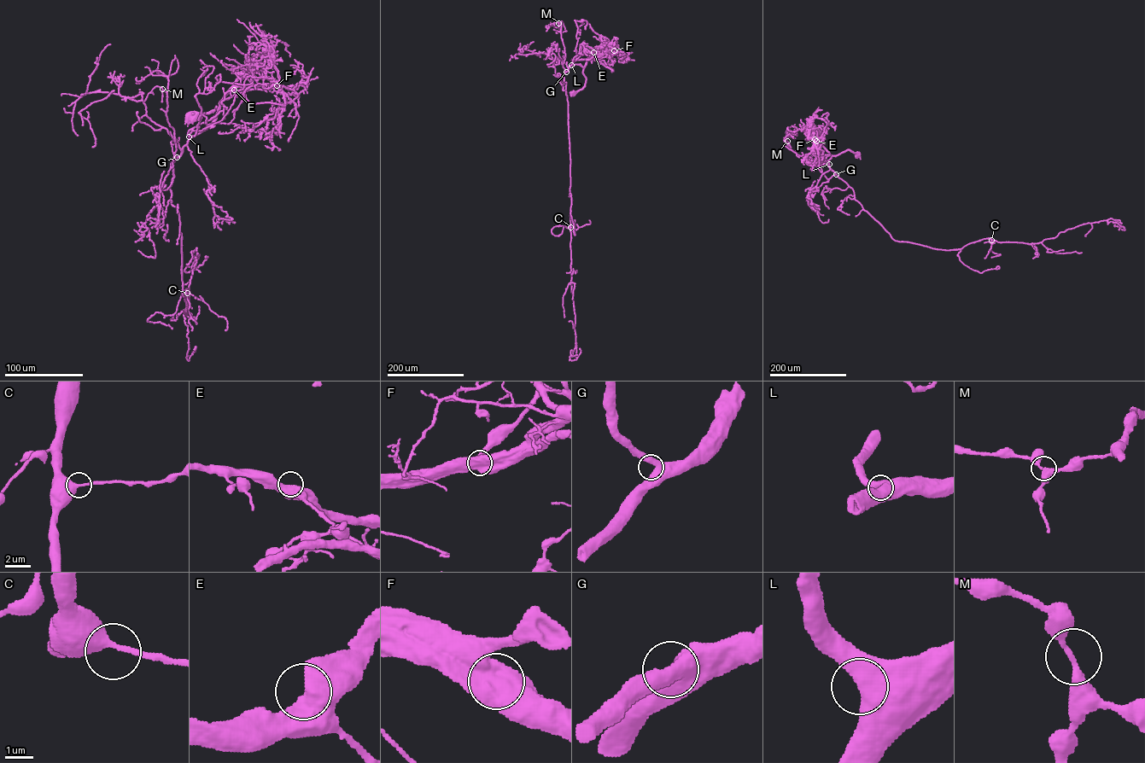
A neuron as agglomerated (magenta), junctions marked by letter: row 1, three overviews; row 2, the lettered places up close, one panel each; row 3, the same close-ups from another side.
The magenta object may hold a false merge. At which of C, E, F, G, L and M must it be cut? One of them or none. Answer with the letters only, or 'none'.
F

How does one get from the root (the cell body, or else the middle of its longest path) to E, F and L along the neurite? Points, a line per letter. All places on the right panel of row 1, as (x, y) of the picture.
E: (857, 154), (847, 150), (832, 155), (816, 141)
F: (857, 154), (847, 150), (832, 155), (814, 139)
L: (857, 154), (847, 150), (832, 155), (829, 164)

